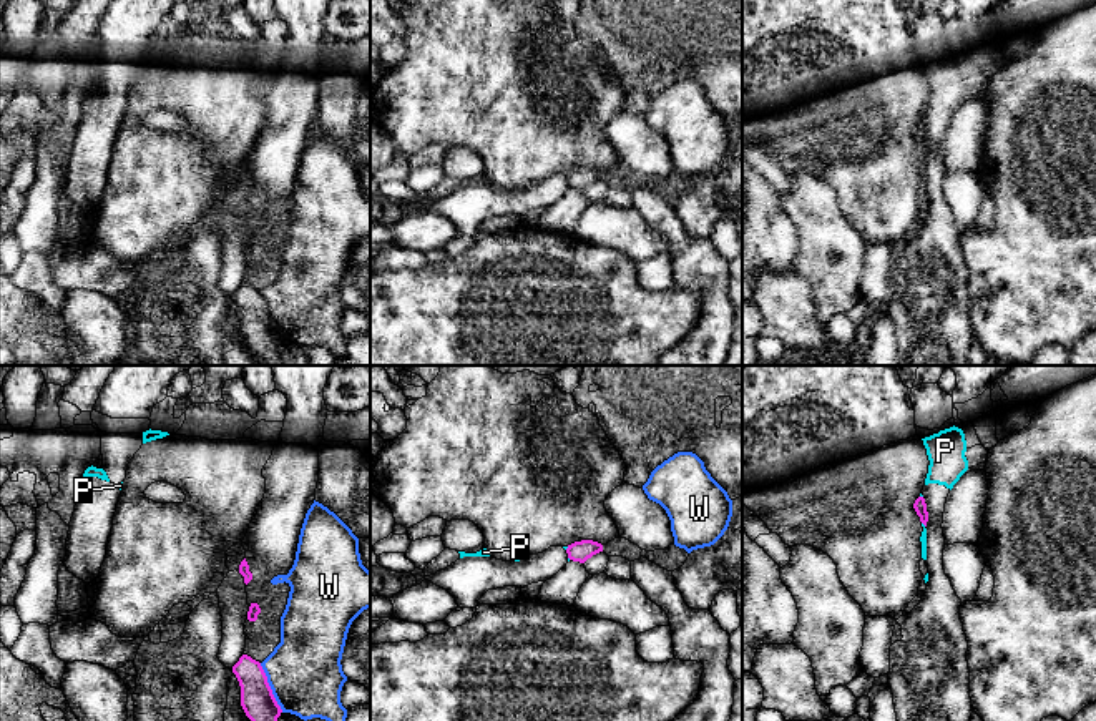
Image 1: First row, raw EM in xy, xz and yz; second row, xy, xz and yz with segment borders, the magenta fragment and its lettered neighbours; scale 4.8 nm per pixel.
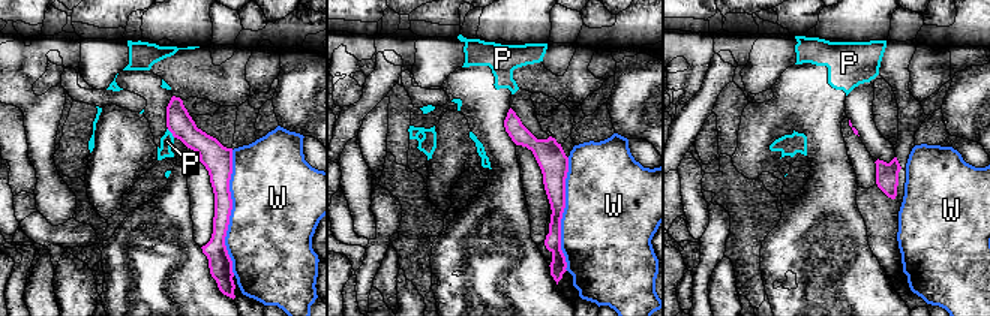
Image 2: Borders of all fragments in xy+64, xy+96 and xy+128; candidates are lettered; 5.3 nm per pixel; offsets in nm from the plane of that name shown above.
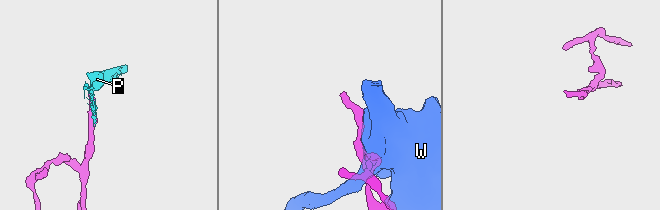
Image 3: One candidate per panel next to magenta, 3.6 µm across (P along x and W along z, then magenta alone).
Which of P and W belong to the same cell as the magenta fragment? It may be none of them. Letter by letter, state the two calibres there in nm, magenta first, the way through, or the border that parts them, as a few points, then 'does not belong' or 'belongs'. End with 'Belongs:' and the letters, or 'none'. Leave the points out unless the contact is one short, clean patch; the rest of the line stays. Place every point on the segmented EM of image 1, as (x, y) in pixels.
P: 60/30 nm | along yz (922, 522), (925, 525) | does not belong
W: 160/360 nm | does not belong
Belongs: none

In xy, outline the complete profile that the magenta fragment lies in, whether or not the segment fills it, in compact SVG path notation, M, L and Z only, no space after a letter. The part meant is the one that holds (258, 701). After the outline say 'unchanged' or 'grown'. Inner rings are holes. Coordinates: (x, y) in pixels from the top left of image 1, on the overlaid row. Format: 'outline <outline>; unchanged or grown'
outline M242 655L232 666L241 686L241 706L251 721L277 721L282 709L277 704L267 676L259 661Z; unchanged

